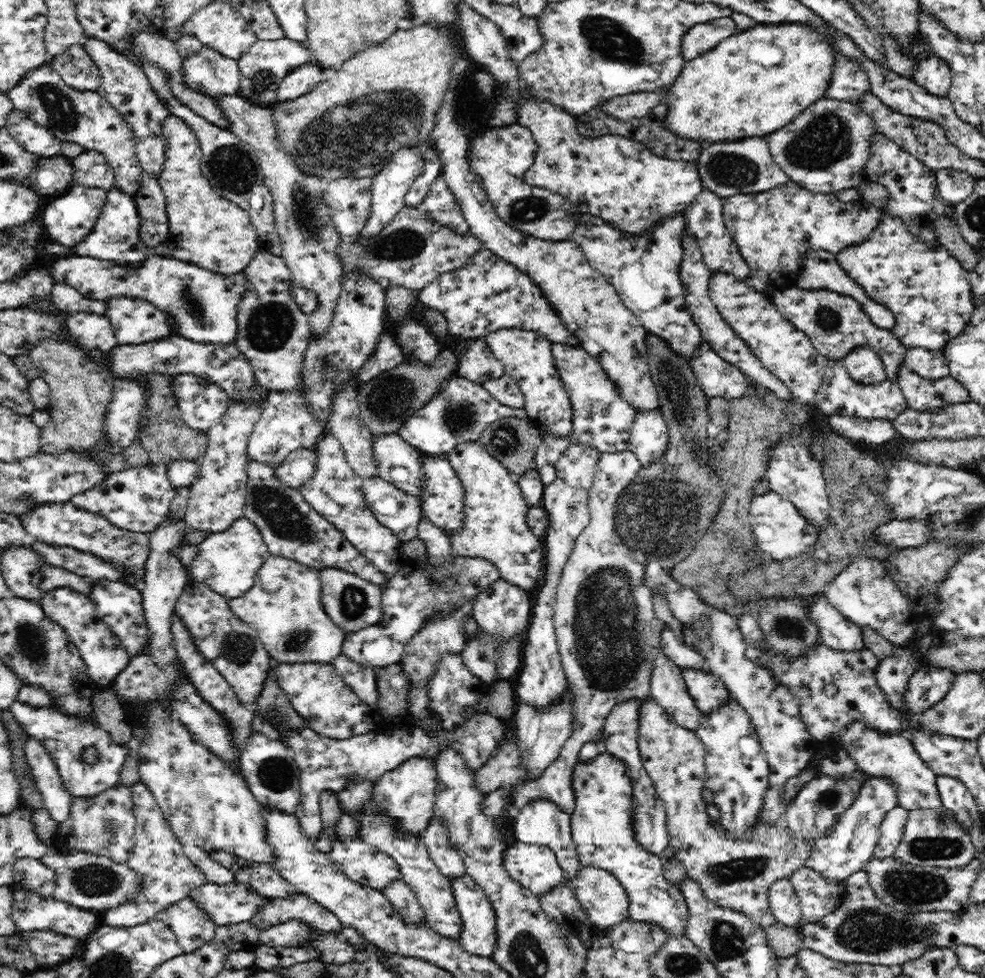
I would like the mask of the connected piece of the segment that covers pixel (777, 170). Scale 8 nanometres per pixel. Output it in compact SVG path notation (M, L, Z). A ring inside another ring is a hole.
M762 137L711 144L702 149L700 157L694 161L699 165L703 188L723 198L735 194L766 193L790 181L783 167L774 162L769 144Z

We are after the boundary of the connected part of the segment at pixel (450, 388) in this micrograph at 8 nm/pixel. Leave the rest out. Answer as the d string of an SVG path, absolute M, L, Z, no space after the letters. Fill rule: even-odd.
M454 374L444 383L420 410L409 415L399 428L399 435L410 446L416 447L424 454L438 455L450 453L452 449L466 442L476 442L482 437L483 430L500 418L527 418L523 408L513 409L498 402L490 393L488 386L472 382Z

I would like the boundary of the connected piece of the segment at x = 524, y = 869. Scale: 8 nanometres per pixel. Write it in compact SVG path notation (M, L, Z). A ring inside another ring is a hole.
M516 841L507 846L503 865L512 879L538 897L556 890L566 877L552 848Z

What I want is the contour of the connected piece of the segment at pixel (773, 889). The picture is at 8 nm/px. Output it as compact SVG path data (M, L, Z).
M789 878L776 879L771 884L768 900L770 910L781 925L797 928L803 923L795 887Z

